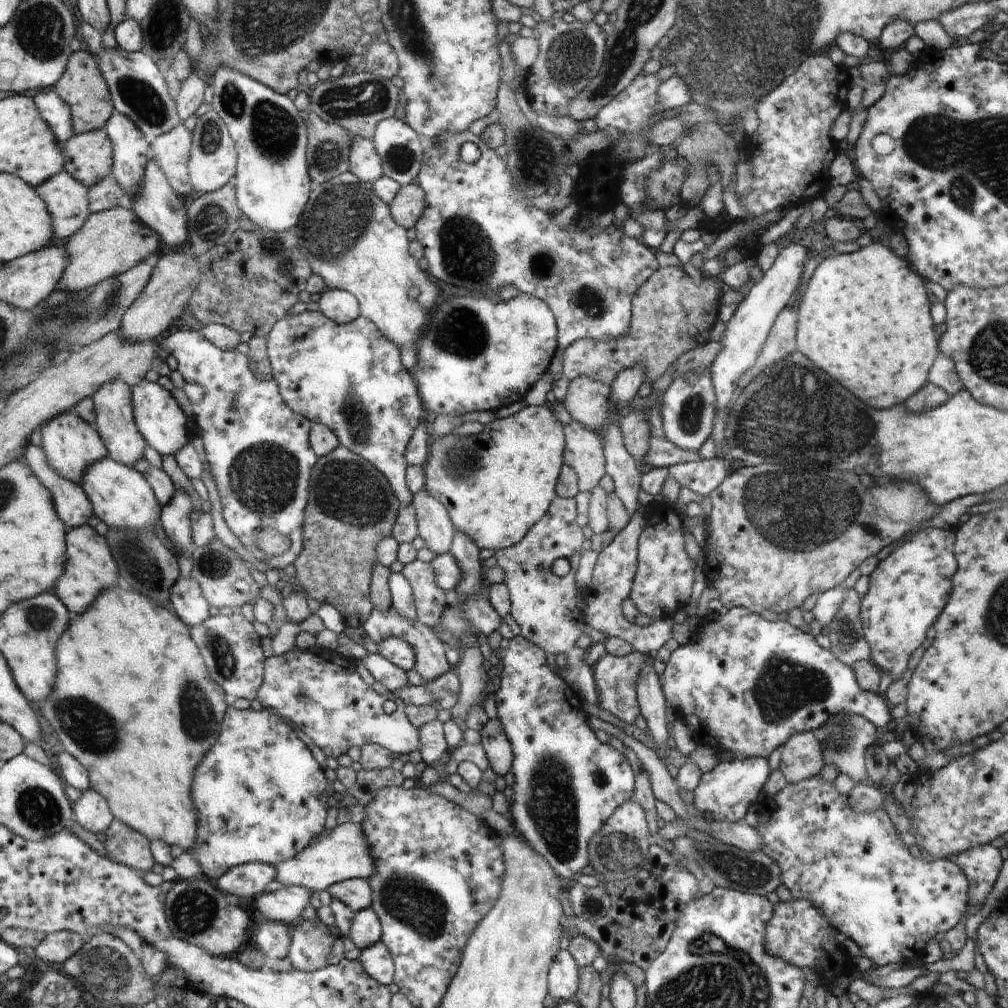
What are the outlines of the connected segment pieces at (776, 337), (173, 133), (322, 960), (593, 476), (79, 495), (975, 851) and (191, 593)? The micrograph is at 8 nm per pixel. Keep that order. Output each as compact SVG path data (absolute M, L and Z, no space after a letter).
M786 306L776 317L774 328L772 328L764 350L757 359L754 366L745 376L740 386L744 388L760 371L767 369L774 361L784 358L787 354L797 350L797 310Z
M181 122L172 130L150 140L150 155L167 175L180 197L192 192L188 164L192 145L191 131Z
M304 920L294 924L292 944L287 954L294 969L317 971L328 965L336 937L324 923Z
M578 421L564 425L567 433L567 450L564 462L577 474L580 491L590 491L606 474L605 456L600 441L601 432L587 429Z
M32 444L25 450L24 460L49 491L54 499L58 515L68 528L87 524L93 515L93 506L80 484L63 477L50 464L44 449Z
M990 843L976 845L948 859L955 862L968 879L968 909L972 912L981 909L1002 868L1003 859L999 848Z
M182 577L170 587L169 599L172 609L188 626L204 622L208 614L208 601L194 577Z

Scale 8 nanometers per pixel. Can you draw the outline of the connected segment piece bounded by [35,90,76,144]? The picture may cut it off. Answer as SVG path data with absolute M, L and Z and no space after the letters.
M55 90L38 92L35 96L39 113L51 127L58 138L58 142L64 144L76 133L72 126L70 107L60 98Z

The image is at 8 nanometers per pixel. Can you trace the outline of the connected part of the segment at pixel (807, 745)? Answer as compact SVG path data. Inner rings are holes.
M814 732L795 734L784 744L779 771L788 784L817 777L823 766L822 743Z

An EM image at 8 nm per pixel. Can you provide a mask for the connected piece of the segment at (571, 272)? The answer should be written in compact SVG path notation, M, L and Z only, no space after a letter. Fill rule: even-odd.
M469 130L462 133L445 133L440 143L433 143L433 146L428 149L427 153L424 153L423 170L419 174L419 181L417 182L425 192L427 206L424 207L423 215L418 219L414 228L417 234L416 240L420 241L424 247L423 254L426 260L428 260L429 273L434 278L439 278L442 282L446 282L446 284L462 286L466 290L474 290L474 292L482 292L482 294L495 295L504 287L514 287L520 293L534 295L536 298L543 299L551 307L553 314L556 315L559 322L559 345L562 350L580 339L608 340L622 336L631 323L632 299L634 298L634 294L636 294L636 290L658 268L658 264L656 264L658 260L656 260L656 256L652 258L652 250L642 244L642 239L626 235L622 227L620 228L613 224L596 232L594 224L596 224L596 220L598 220L603 211L591 209L588 206L582 210L585 215L585 225L582 228L577 227L576 221L574 221L567 228L562 229L555 224L552 216L546 214L546 211L542 212L541 209L538 209L533 204L530 205L528 200L524 199L520 193L514 190L512 183L512 177L506 168L505 162L502 162L496 156L495 150L488 148L479 136L474 135ZM464 142L472 142L472 144L476 144L479 147L480 158L476 162L465 163L460 160L459 150Z

